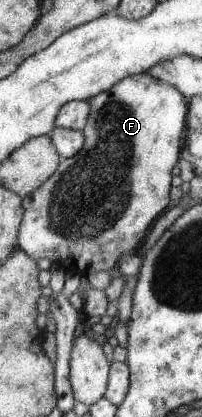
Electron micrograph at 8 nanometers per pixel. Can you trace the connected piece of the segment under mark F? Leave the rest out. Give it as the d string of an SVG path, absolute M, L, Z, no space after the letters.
M135 73L129 76L124 76L118 80L116 84L110 86L107 90L98 92L95 96L88 98L88 106L90 106L90 113L86 118L86 123L81 129L82 136L84 136L82 147L78 153L66 159L60 159L58 166L54 168L54 172L42 182L38 184L38 188L34 188L32 192L28 192L22 198L21 208L21 222L16 236L17 247L20 248L27 256L30 256L34 261L39 258L46 258L51 265L58 266L64 272L72 272L80 276L94 274L94 272L110 270L120 256L124 256L126 252L133 252L134 248L138 248L140 242L146 236L146 230L150 228L150 223L156 221L162 214L162 210L168 206L169 190L171 188L171 170L176 165L179 159L179 153L183 143L184 124L186 124L186 100L180 95L176 88L172 88L164 82L155 80L147 74Z

